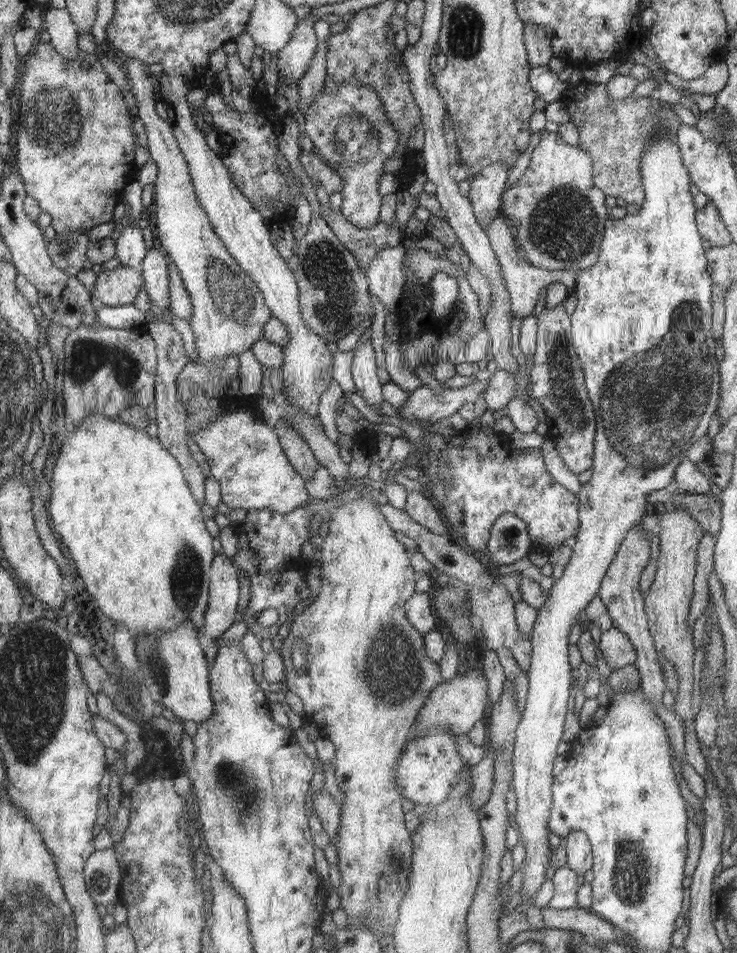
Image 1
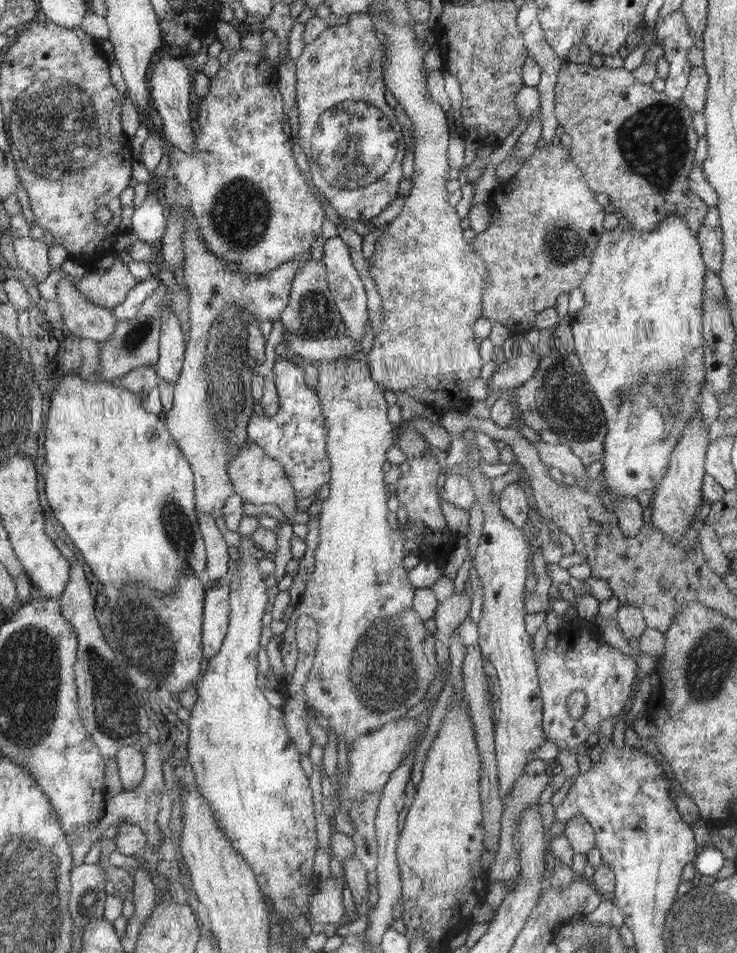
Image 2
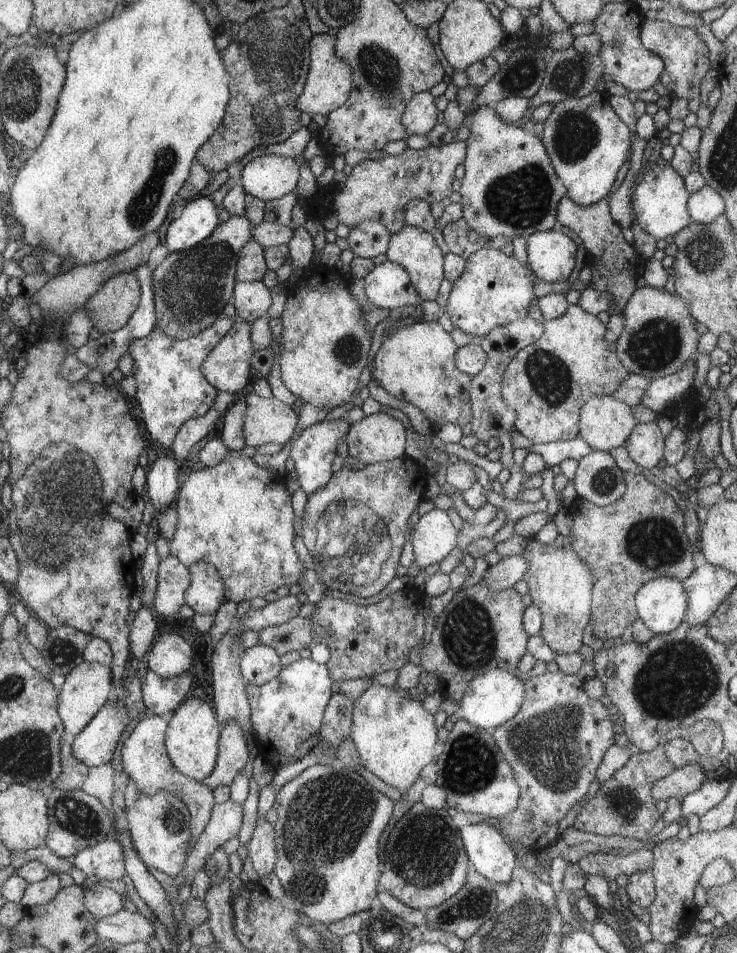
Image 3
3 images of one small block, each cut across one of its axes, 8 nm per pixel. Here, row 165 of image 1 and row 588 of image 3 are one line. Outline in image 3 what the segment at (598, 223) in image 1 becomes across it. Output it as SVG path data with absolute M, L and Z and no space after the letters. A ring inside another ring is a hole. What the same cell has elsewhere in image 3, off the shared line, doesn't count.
M562 534L552 544L542 544L532 537L521 555L528 562L528 570L522 580L528 584L532 605L542 611L539 635L557 654L576 653L582 646L584 628L590 622L590 602L595 586L591 569L584 564L584 560L580 560L573 548L573 540L564 538Z

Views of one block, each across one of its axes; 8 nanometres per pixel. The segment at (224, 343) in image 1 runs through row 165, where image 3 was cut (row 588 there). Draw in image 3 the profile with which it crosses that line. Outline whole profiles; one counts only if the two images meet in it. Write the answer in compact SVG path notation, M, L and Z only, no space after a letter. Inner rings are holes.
M169 555L159 564L156 598L154 599L155 615L172 616L182 610L186 604L186 592L191 586L191 572L178 557Z

